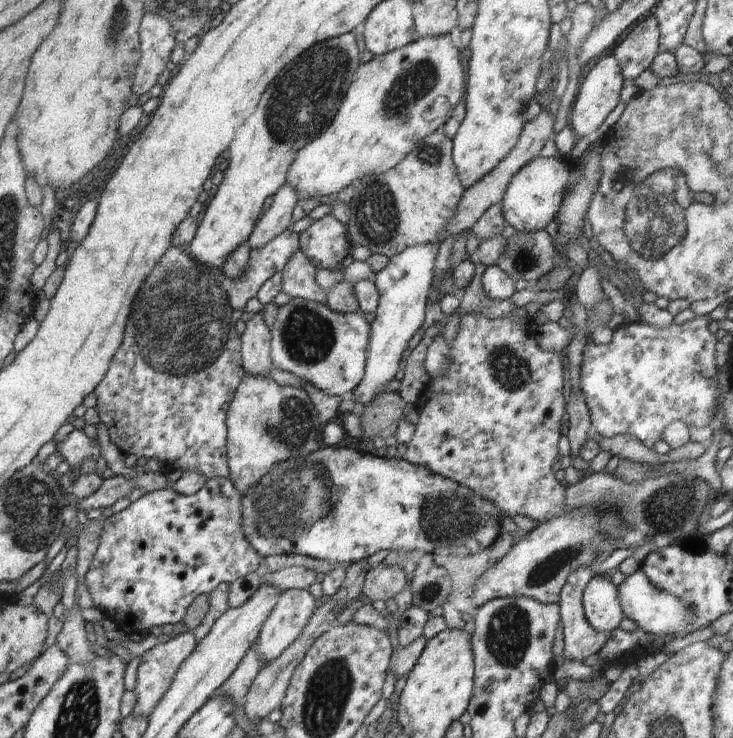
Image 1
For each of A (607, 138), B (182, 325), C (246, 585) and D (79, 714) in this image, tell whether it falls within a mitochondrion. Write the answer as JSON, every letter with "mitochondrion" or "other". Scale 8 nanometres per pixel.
{"A":"other","B":"mitochondrion","C":"other","D":"mitochondrion"}

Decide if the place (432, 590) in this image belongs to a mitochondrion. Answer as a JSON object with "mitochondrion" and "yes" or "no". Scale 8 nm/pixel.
{"mitochondrion":"yes"}

